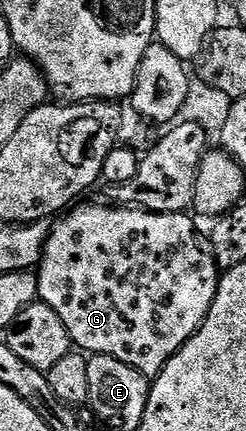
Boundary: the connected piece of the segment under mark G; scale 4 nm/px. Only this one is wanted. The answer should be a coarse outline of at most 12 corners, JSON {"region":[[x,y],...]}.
{"region":[[72,207],[38,299],[154,378],[221,269],[182,212]]}

